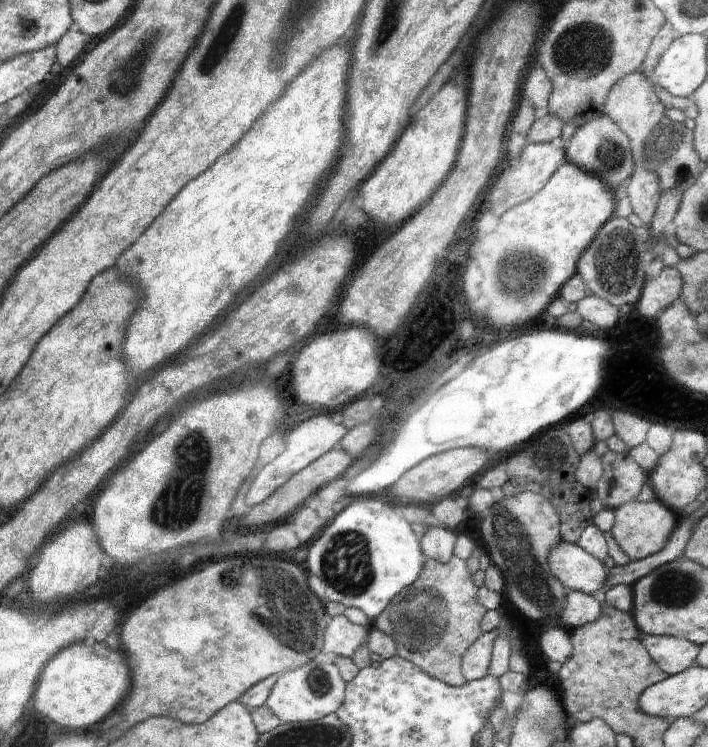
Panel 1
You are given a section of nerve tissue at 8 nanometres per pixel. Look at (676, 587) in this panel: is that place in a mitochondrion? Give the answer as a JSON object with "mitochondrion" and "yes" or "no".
{"mitochondrion":"yes"}

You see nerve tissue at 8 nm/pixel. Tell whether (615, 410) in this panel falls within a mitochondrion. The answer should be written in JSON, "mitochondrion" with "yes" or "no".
{"mitochondrion":"no"}

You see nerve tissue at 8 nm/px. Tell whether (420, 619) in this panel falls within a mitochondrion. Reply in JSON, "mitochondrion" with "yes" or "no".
{"mitochondrion":"yes"}

